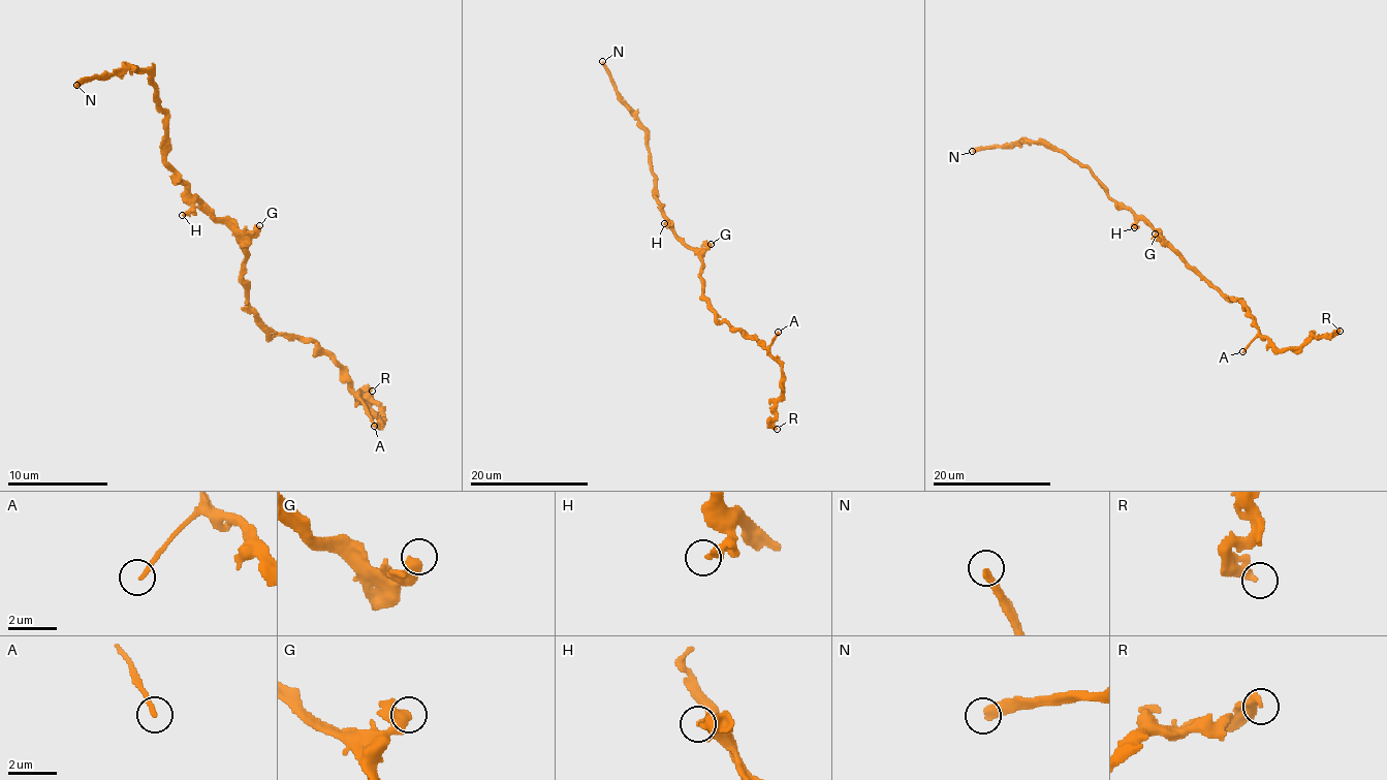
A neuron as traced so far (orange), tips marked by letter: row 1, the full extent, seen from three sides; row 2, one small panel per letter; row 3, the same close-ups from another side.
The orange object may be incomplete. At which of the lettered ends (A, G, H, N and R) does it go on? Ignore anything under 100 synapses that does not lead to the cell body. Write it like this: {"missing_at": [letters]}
{"missing_at": ["N"]}

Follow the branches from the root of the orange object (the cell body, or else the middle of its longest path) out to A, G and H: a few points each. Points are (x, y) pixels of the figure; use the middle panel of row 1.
A: (697, 254), (701, 260), (702, 299), (719, 321), (739, 329), (764, 347), (778, 332)
G: (697, 254), (711, 244)
H: (697, 254), (664, 223)

